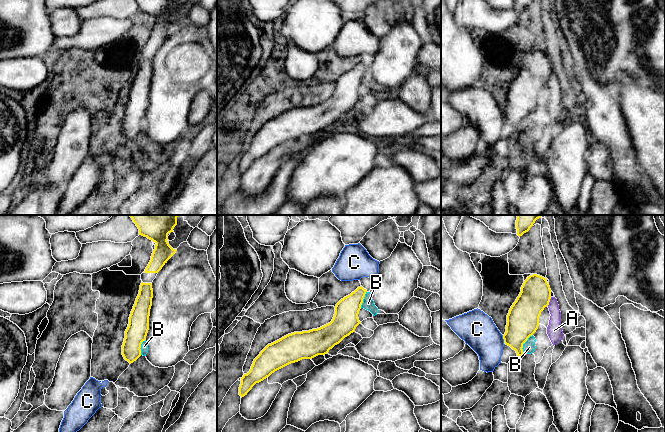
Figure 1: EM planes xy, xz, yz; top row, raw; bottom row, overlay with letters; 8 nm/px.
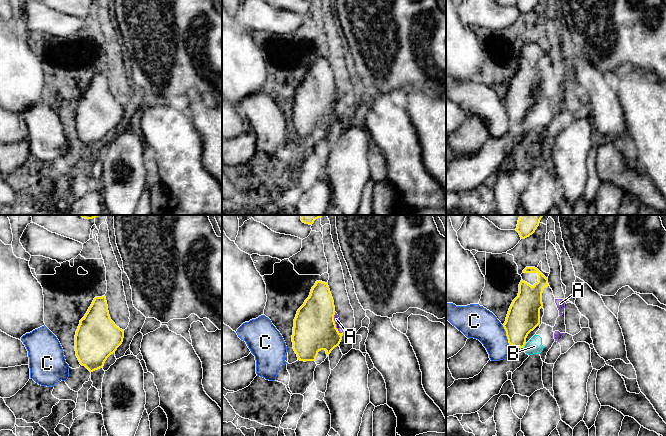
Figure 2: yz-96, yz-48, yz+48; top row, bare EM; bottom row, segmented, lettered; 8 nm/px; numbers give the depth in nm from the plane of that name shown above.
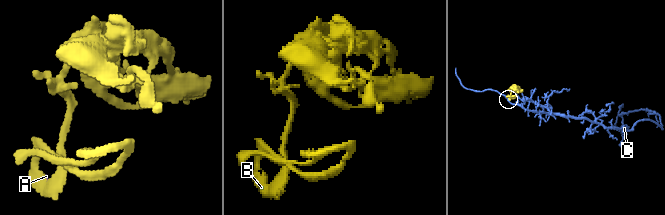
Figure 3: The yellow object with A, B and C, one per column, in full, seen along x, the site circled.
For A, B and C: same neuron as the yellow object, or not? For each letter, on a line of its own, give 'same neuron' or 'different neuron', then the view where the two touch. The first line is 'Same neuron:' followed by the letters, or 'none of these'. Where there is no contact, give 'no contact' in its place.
Same neuron: none of these
A: different neuron | yz
B: different neuron | yz
C: different neuron | yz

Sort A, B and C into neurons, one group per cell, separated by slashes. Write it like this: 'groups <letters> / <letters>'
groups A B / C

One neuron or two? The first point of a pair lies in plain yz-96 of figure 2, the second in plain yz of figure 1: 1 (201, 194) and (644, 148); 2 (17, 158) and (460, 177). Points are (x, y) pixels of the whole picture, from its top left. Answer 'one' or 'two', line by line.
1: two
2: two

